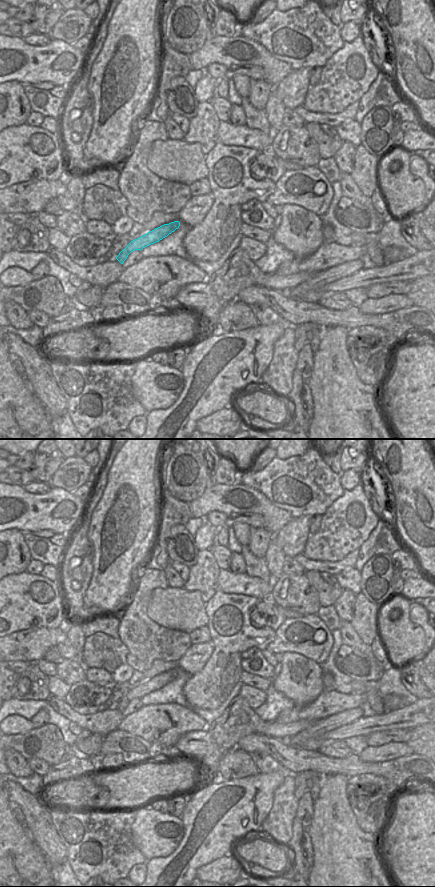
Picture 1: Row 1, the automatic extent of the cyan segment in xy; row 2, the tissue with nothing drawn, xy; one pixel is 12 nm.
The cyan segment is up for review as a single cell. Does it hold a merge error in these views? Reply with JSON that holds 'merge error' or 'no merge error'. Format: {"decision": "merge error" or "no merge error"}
{"decision": "no merge error"}

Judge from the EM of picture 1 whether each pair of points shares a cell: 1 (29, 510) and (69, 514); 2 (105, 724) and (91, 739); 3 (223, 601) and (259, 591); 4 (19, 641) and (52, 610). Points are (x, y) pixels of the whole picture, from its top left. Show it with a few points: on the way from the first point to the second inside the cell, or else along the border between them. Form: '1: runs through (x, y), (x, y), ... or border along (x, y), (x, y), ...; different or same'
1: runs through (39, 512), (59, 512); same
2: border along (83, 729), (89, 732), (100, 733), (104, 736); different
3: border along (223, 592), (244, 593), (254, 596), (258, 600); different
4: border along (57, 628), (26, 628), (10, 634); different

